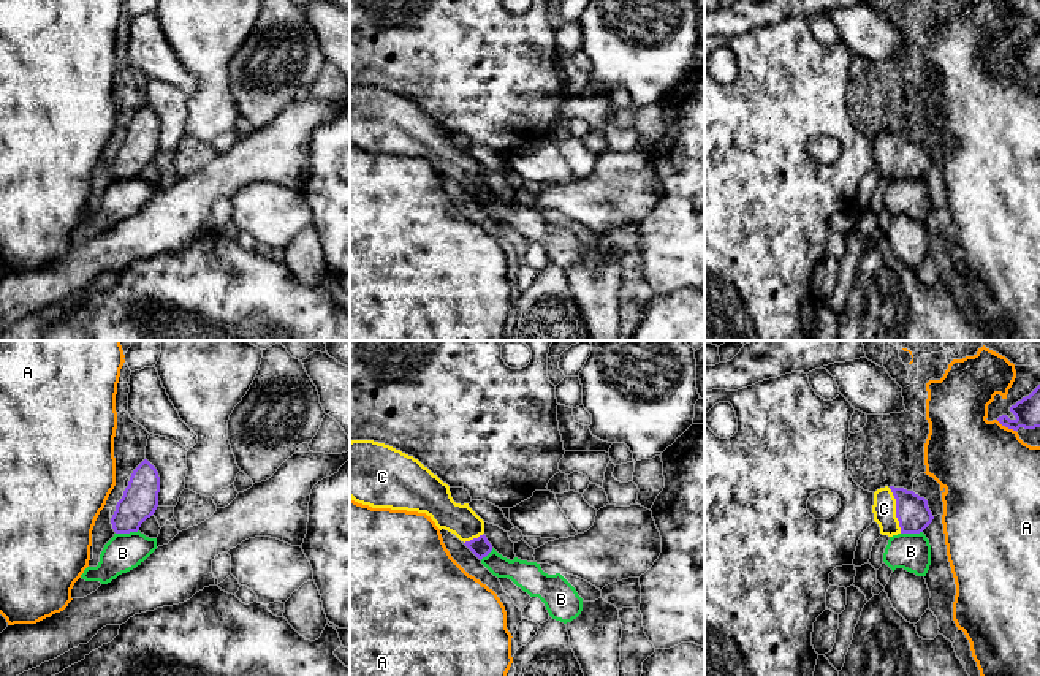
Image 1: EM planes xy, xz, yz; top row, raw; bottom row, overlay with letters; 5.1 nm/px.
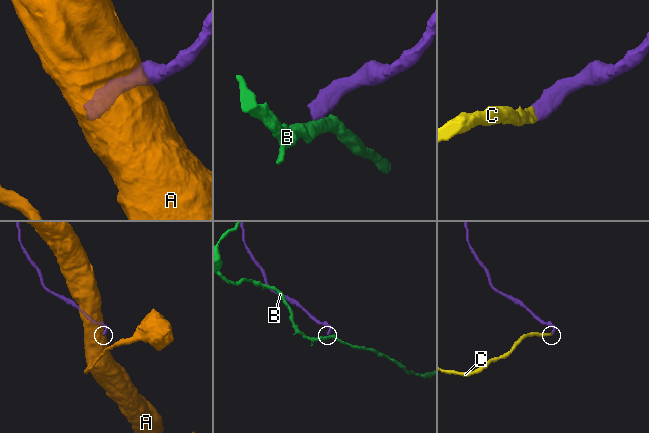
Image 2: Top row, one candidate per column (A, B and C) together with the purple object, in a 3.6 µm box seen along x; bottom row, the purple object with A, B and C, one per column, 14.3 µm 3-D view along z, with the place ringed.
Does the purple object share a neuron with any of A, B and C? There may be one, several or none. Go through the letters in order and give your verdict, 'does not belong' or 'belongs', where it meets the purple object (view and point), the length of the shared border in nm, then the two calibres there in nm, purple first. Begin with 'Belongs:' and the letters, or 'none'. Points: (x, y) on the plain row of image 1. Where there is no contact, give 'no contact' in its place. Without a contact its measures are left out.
Belongs: C
A: does not belong; contact yz (1005, 72); length 120 nm; calibres 130 and 480 nm
B: does not belong; contact xy (127, 178); length 120 nm; calibres 190 and 190 nm
C: belongs; contact yz (896, 155); length 240 nm; calibres 170 and 120 nm

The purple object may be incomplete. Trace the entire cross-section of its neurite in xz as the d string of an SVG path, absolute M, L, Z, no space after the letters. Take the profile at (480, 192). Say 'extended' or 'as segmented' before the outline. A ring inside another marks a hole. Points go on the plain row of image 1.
extended | M374 85L350 87L350 144L372 154L426 158L454 179L480 206L492 196L484 166L456 149L450 131L418 104Z

